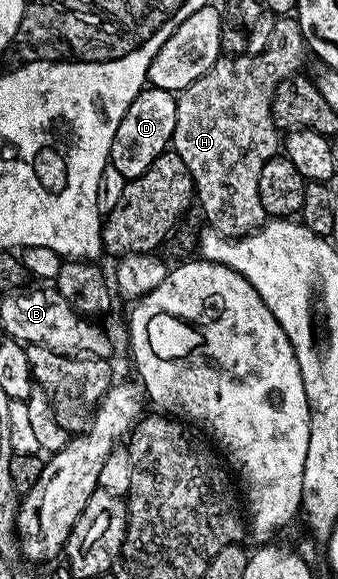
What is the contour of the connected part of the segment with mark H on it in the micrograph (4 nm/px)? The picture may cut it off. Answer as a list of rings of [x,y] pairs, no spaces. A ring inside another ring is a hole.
[[[279,16],[273,24],[273,40],[269,40],[265,52],[221,56],[201,77],[193,80],[193,84],[178,91],[177,124],[173,128],[170,149],[181,156],[181,160],[185,160],[185,168],[189,168],[197,206],[207,217],[206,225],[226,238],[241,238],[259,229],[268,217],[261,204],[259,181],[261,168],[265,168],[267,161],[281,150],[281,134],[276,129],[271,111],[274,90],[279,82],[298,75],[304,69],[303,57],[308,57],[308,54],[298,17]]]

